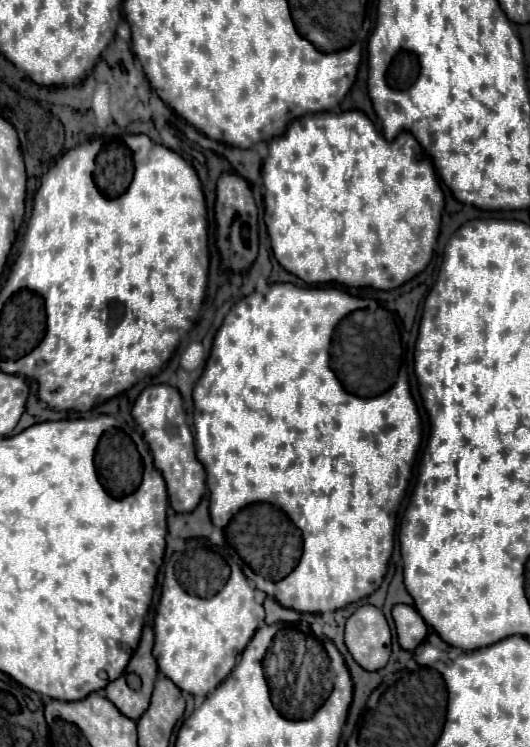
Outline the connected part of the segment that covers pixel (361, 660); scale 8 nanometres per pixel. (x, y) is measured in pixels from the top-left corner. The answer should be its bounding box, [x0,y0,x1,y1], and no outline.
[344,604,392,672]

